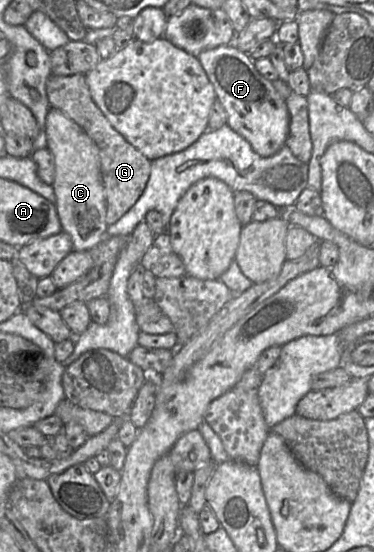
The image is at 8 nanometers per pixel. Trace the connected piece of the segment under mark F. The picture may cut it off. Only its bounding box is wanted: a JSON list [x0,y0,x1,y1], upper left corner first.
[197,44,290,157]

